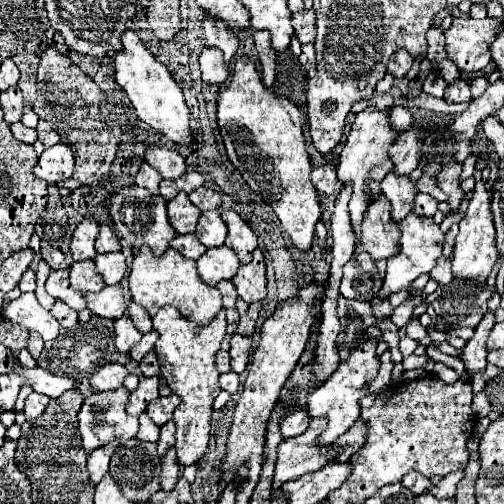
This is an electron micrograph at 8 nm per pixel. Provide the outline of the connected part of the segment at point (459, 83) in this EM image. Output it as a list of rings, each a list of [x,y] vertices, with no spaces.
[[[456,79],[452,85],[446,87],[444,99],[446,99],[448,103],[462,103],[462,101],[470,101],[472,95],[470,95],[468,81],[464,81],[464,79]]]

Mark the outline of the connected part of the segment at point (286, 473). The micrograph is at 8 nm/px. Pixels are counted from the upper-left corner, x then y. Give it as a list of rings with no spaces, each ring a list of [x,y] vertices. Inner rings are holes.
[[[326,417],[312,419],[310,427],[302,435],[286,439],[278,445],[278,461],[272,489],[280,489],[286,481],[294,481],[306,473],[318,471],[340,455],[340,449],[318,447],[318,435],[326,429],[326,425]]]

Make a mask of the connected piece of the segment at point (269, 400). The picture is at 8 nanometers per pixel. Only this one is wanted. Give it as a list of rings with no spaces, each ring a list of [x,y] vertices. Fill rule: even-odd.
[[[310,283],[308,287],[300,289],[292,299],[288,299],[286,303],[280,303],[276,307],[276,311],[264,321],[260,345],[252,355],[250,373],[246,377],[240,401],[234,409],[234,423],[232,423],[232,431],[228,435],[226,457],[222,461],[220,487],[226,487],[234,479],[236,469],[246,465],[250,471],[250,479],[246,483],[242,483],[240,491],[250,491],[250,495],[252,495],[252,491],[260,479],[260,469],[264,463],[264,441],[266,441],[268,417],[274,409],[274,403],[276,403],[286,379],[294,371],[294,367],[306,347],[306,341],[310,337],[310,327],[312,327],[312,307],[314,307],[314,301],[322,295],[322,289],[324,289],[322,283]]]

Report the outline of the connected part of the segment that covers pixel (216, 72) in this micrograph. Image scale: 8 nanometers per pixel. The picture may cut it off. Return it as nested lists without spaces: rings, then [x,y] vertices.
[[[216,47],[202,49],[200,71],[202,71],[202,81],[212,83],[212,85],[222,85],[226,81],[226,77],[230,75],[230,71],[222,59],[222,51],[218,51]]]

